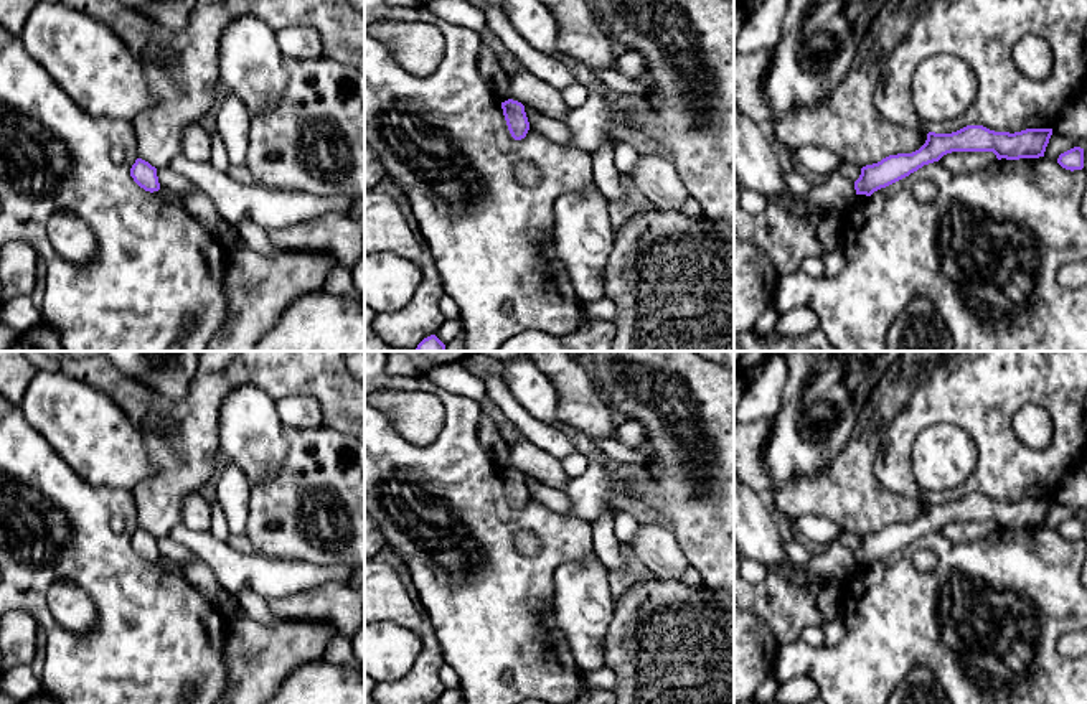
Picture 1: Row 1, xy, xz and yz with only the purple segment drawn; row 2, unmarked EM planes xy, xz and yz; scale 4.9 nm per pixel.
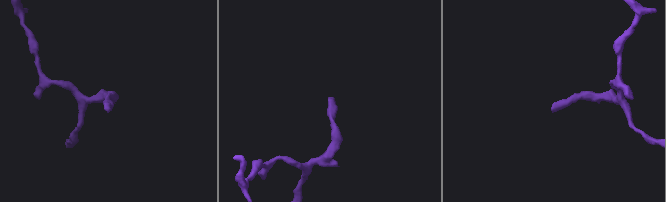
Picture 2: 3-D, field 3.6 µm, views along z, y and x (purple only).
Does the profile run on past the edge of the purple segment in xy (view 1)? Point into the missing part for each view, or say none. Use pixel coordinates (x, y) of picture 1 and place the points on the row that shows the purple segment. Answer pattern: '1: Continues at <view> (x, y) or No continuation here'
1: No continuation here

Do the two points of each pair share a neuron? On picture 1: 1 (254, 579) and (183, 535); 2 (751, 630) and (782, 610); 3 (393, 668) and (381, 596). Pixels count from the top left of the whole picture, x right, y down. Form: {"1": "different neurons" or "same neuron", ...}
{"1": "same neuron", "2": "different neurons", "3": "different neurons"}

